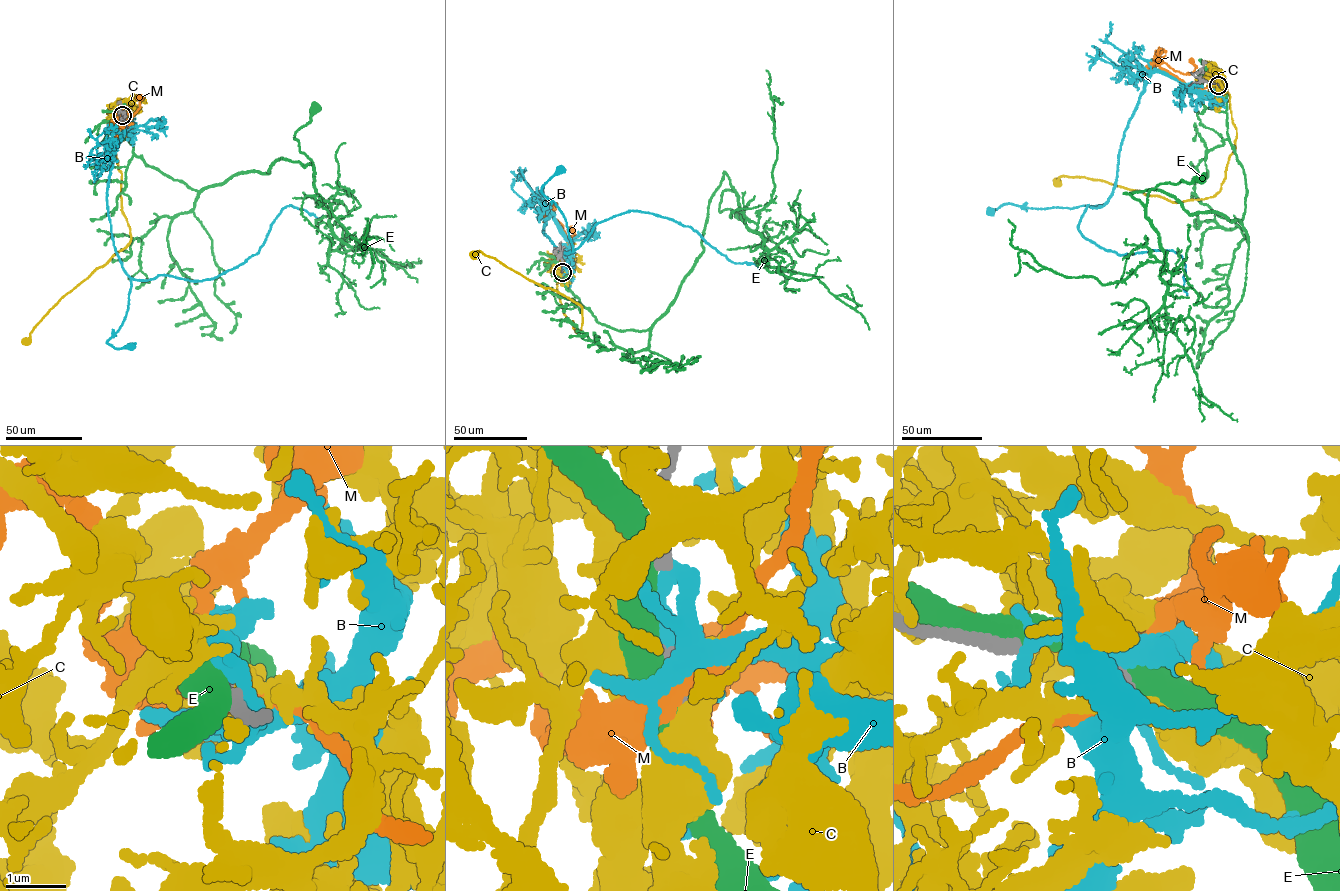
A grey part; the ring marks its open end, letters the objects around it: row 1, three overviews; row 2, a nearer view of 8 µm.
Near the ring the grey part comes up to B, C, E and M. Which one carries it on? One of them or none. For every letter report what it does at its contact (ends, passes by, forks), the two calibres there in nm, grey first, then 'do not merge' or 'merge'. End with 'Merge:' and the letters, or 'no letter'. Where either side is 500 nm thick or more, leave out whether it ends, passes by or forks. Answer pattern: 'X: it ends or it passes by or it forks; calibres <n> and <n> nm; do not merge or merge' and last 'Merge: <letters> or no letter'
B: it forks; calibres 180 and 400 nm; do not merge
C: it passes by; calibres 180 and 400 nm; do not merge
E: calibres 180 and 550 nm; do not merge
M: it passes by; calibres 180 and 360 nm; do not merge
Merge: no letter

